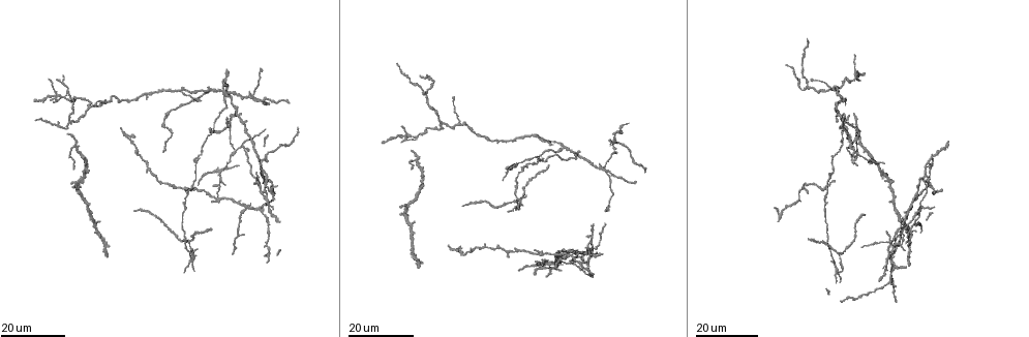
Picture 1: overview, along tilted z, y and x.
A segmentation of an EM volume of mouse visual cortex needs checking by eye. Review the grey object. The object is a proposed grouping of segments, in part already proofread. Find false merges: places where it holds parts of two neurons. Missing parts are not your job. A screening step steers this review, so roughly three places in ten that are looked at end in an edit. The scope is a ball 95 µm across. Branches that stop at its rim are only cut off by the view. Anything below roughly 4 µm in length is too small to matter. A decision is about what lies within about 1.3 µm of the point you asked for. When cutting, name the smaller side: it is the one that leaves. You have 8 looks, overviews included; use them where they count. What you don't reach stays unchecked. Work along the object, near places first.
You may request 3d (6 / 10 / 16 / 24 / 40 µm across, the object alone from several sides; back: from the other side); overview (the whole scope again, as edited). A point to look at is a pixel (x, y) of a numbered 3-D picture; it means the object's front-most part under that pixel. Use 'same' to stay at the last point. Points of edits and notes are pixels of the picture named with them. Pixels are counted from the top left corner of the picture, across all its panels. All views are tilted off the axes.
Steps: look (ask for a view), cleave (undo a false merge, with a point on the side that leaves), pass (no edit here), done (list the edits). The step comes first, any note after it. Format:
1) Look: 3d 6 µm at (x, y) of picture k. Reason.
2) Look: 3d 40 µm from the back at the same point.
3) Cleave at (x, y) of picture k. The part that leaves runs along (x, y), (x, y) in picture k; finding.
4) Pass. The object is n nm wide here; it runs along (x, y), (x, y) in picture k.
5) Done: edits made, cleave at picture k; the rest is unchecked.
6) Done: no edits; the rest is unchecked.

Look: 3d 24 µm at (602, 166) of picture 1. Arms run side by side.

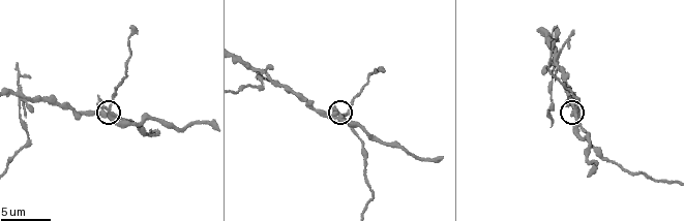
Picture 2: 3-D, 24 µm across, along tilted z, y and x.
Look: 3d 10 µm at (109, 109) of picture 2.

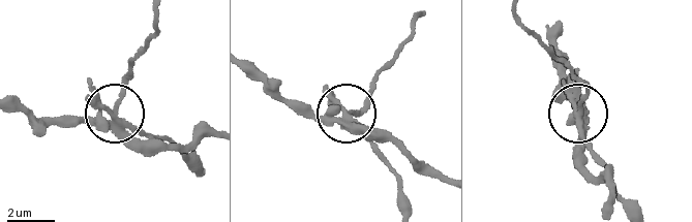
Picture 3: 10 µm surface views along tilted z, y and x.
Cleave at (118, 95) of picture 3. 5 arms meet here; two neurons meet here.

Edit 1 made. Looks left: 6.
Look: 3d 16 µm at (580, 264) of picture 1. Four arms meet.

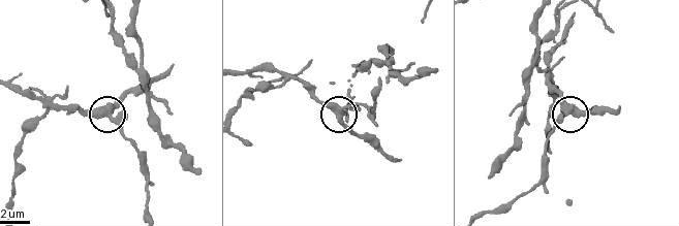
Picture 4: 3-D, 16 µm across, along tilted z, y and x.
Look: 3d 6 µm at (110, 117) of picture 4.

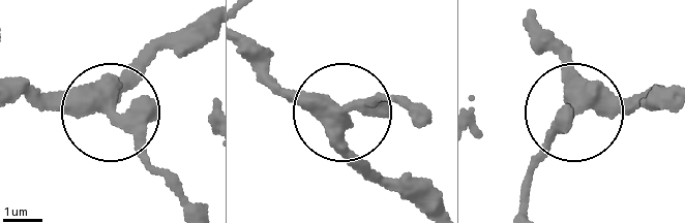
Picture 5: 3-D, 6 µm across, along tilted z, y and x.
Pass. The object is 440 nm wide here; all the same neuron.

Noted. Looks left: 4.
Look: 3d 16 µm at (567, 256) of picture 1. Looks like a crossing.

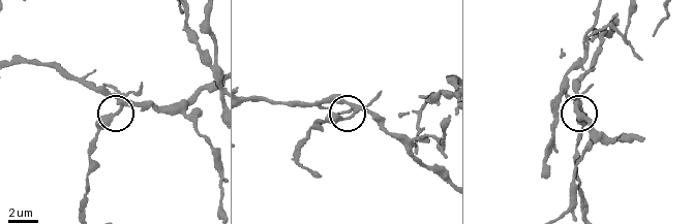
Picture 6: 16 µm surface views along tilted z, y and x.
Look: 3d 6 µm at (120, 106) of picture 6. Closer look.

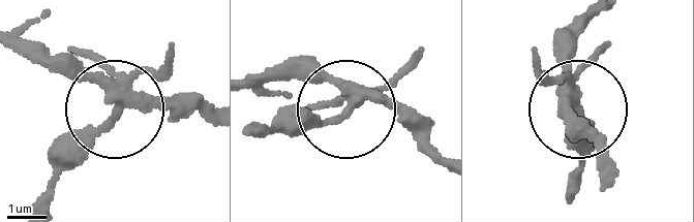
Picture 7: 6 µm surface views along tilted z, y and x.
Cleave at (90, 124) of picture 7. 4 arms meet here; the part that leaves runs along (124, 96), (118, 118), (66, 170), (52, 200) in picture 7; two neurons meet here.

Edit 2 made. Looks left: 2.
Look: 3d 16 µm at (565, 150) of picture 1. Four-way junction.

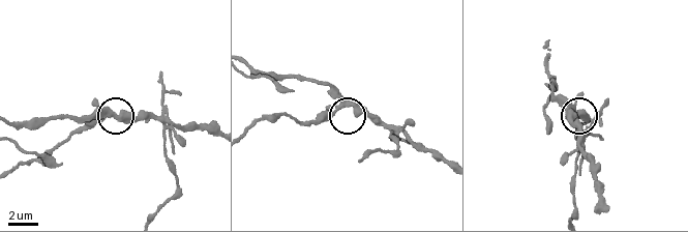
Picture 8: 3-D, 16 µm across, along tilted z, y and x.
Look: 3d 6 µm at (339, 107) of picture 8.

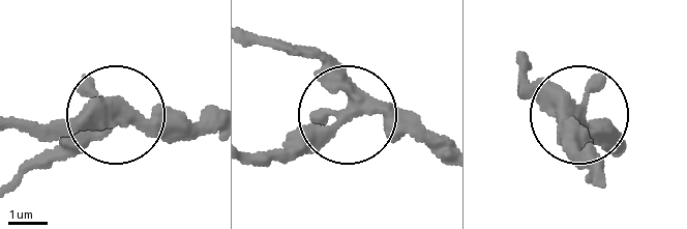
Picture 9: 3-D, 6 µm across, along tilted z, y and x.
Pass. 4 arms meet here; it runs along (439, 150), (362, 111), (310, 127), (269, 161) in picture 9; all the same neuron.

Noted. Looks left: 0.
Done: edits made, cleave at picture 3, cleave at picture 7; the rest is unchecked.

